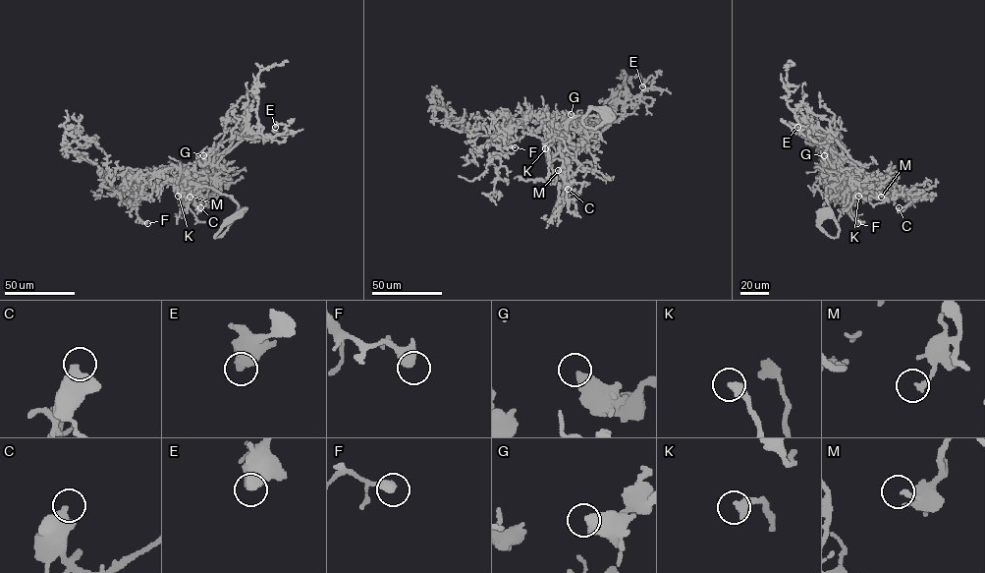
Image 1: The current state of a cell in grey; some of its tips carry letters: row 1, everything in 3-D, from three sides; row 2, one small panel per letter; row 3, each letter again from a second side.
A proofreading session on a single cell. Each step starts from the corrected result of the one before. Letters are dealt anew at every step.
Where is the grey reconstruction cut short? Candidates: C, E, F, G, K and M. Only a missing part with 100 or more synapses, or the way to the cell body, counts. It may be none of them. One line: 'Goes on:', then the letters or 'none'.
Goes on: none

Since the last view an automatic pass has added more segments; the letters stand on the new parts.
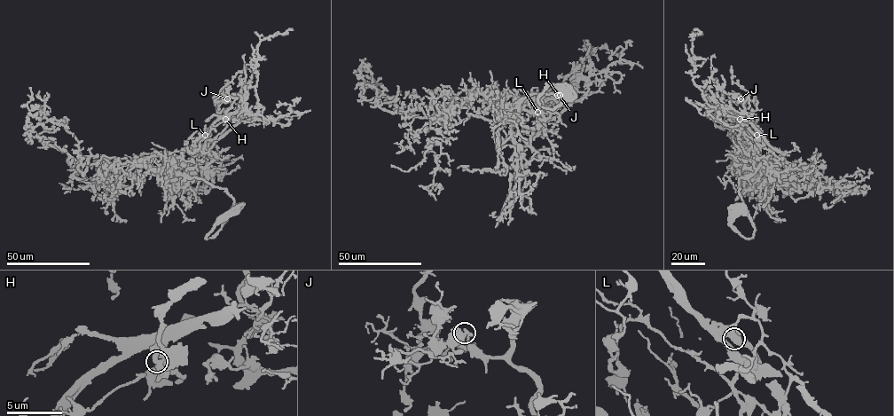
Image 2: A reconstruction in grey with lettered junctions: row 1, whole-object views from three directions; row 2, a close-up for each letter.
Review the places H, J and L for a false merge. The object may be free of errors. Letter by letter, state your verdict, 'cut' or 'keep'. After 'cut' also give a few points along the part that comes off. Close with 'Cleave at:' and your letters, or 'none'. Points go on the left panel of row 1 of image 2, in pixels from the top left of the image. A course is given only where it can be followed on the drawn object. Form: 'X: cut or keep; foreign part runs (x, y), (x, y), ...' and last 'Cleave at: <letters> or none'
H: cut; foreign part runs (225, 119), (219, 118), (197, 141)
J: keep
L: keep
Cleave at: H

